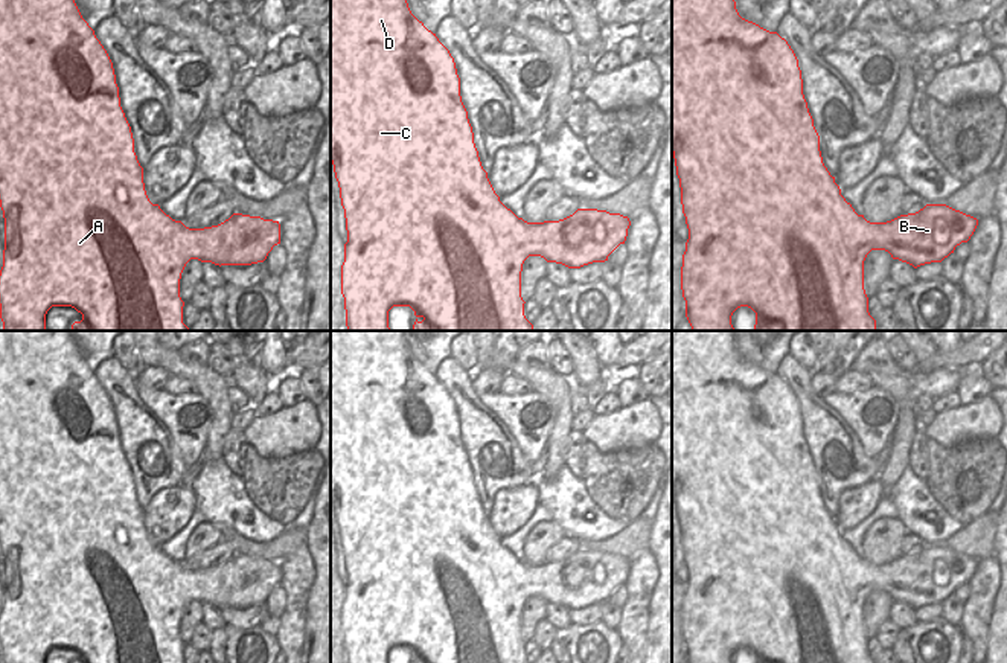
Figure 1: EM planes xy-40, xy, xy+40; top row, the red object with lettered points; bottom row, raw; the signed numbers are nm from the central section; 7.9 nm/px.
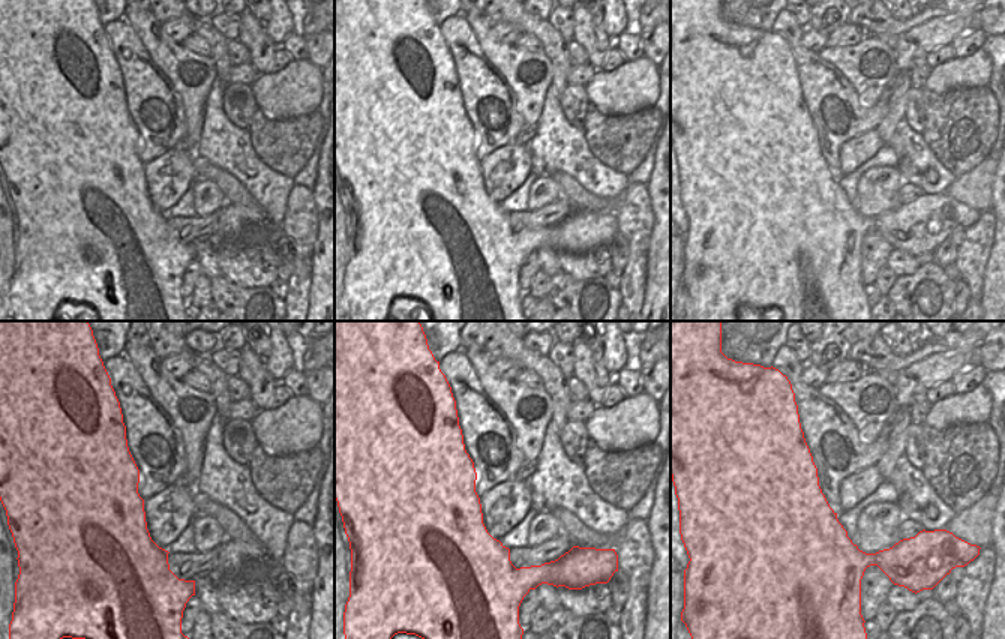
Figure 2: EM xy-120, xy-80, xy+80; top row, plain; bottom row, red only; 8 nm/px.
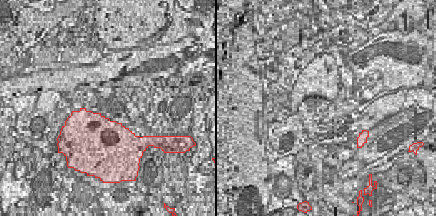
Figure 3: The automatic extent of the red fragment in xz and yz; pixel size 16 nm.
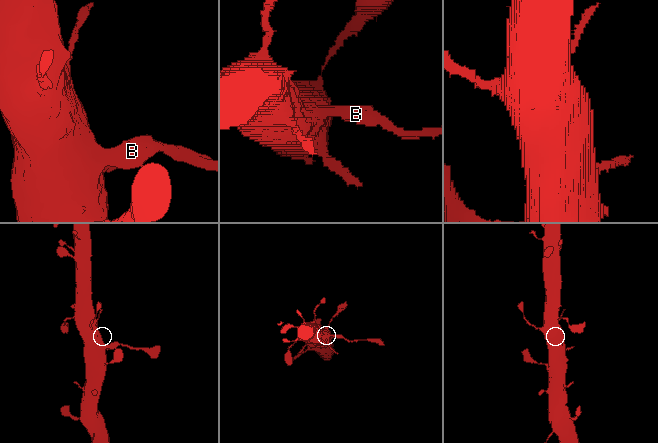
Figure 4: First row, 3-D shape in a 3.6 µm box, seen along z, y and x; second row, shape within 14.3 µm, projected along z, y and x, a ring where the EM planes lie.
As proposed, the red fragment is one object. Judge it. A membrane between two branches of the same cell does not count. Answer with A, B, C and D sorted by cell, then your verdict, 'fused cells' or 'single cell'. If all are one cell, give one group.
groups A B C D; single cell

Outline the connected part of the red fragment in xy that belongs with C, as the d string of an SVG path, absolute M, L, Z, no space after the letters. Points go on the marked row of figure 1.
M331 0L331 162L340 187L347 230L341 265L341 294L347 331L390 331L388 311L393 306L410 306L414 311L417 319L413 331L533 331L533 325L524 315L526 302L521 297L524 261L529 256L541 256L547 262L562 264L568 268L605 262L620 244L625 244L631 226L628 216L597 209L577 209L559 221L527 223L500 201L474 143L454 58L436 34L411 14L407 0Z

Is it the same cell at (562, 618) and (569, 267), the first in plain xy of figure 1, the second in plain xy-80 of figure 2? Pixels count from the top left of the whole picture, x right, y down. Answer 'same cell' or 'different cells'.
different cells

